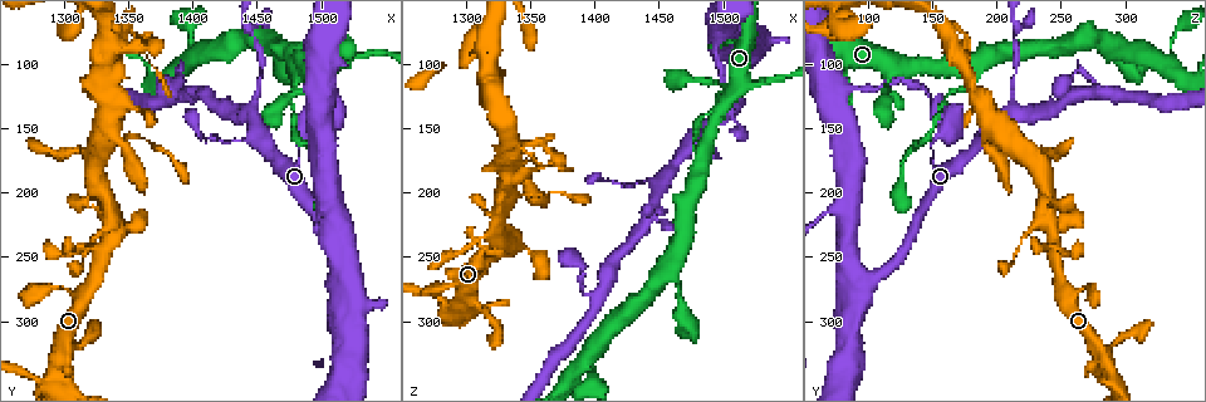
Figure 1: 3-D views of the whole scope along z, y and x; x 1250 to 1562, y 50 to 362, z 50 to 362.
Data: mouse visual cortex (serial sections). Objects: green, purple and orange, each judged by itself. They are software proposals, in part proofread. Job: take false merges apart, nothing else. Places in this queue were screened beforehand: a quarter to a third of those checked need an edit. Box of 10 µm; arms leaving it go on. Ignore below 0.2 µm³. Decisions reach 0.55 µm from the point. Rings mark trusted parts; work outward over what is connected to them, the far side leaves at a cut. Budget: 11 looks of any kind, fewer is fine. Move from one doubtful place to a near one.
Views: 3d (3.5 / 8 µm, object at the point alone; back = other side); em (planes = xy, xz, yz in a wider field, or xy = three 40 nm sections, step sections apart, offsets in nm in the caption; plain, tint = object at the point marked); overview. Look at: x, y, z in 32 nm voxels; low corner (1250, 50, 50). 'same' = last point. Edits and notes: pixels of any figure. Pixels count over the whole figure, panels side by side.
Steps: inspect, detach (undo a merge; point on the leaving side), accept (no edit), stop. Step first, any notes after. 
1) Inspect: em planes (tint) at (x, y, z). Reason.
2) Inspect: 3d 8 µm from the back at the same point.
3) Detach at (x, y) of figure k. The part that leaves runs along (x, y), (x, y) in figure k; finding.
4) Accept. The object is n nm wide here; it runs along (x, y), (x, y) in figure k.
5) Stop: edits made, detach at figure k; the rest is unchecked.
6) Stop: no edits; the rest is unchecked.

Inspect: 3d 3.5 µm at (1504, 214, 76). Sharp bend.

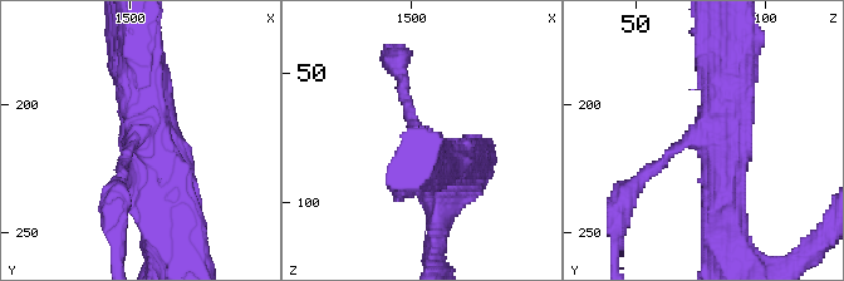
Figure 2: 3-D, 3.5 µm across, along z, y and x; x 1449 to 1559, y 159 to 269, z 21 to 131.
Inspect: em xy step 5 (tint) at (1503, 215, 76). 3 arms meet here; the arms are 150, 600, 700 nm wide; need the tissue.

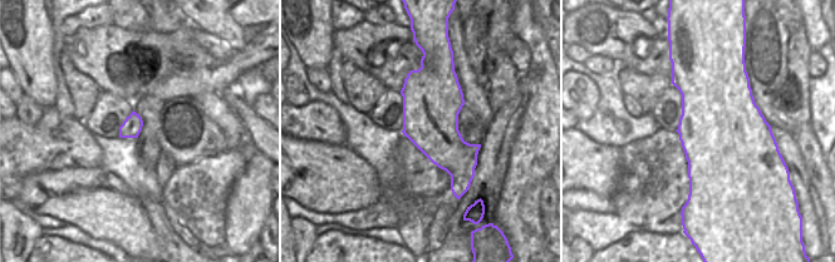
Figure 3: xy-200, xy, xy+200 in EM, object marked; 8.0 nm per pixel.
Inspect: em xy step 3 (tint) at the same point. Cut it another way.

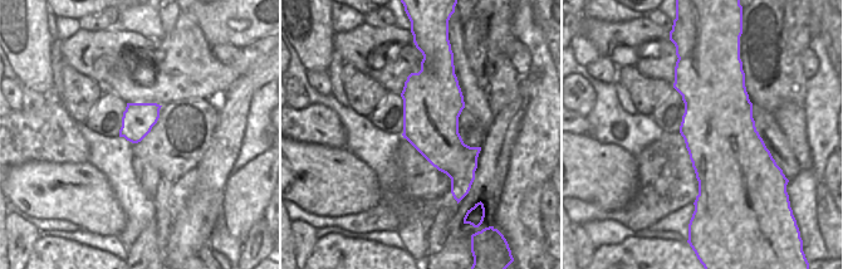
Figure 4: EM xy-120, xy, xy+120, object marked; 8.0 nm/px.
Detach at (401, 63) of figure 2. The part that leaves runs along (663, 159), (641, 180), (638, 195) in figure 2; a second cell is stuck on.

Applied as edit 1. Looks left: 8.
Inspect: 3d 3.5 µm at (1446, 136, 208). Three arms meet.

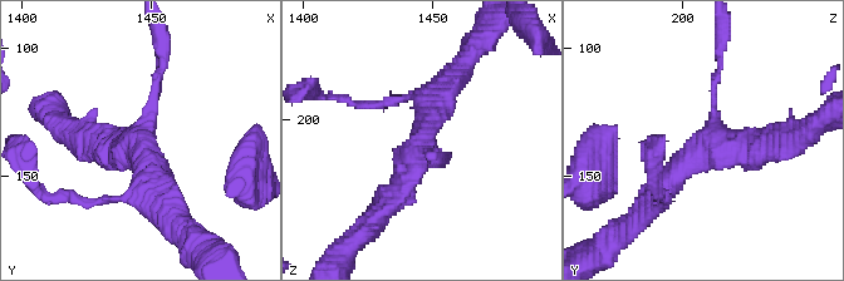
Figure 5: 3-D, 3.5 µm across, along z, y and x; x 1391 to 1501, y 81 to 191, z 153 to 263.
Inspect: em planes (plain) at (1445, 138, 210). 3 arms meet here; the arms are 100, 300, 350 nm wide; need the tissue.

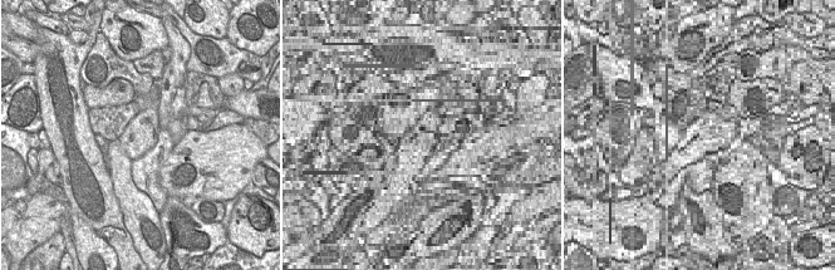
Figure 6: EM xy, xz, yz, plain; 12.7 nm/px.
Inspect: em planes (tint) at the same point.

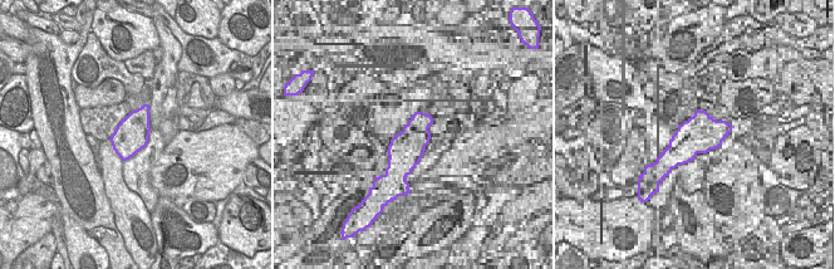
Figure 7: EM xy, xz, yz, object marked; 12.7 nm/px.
Accept. It runs along (440, 89), (402, 186), (378, 215) in figure 5; continuous, no second cell.

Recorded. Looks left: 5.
Inspect: 3d 8 µm at (1448, 80, 214). Abrupt turn.

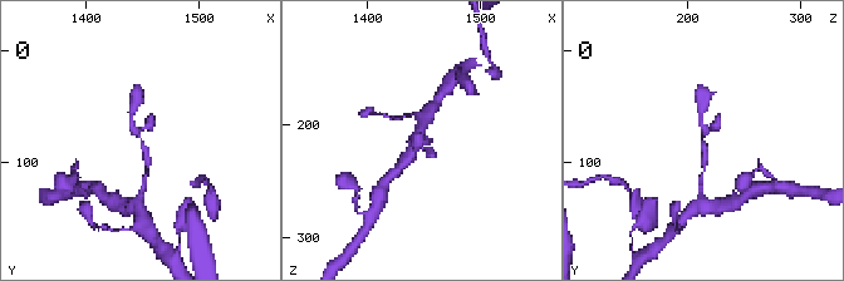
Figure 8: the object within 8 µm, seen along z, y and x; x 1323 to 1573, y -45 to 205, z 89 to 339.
Inspect: em xy step 1 (tint) at the same point. Shape alone is not enough.

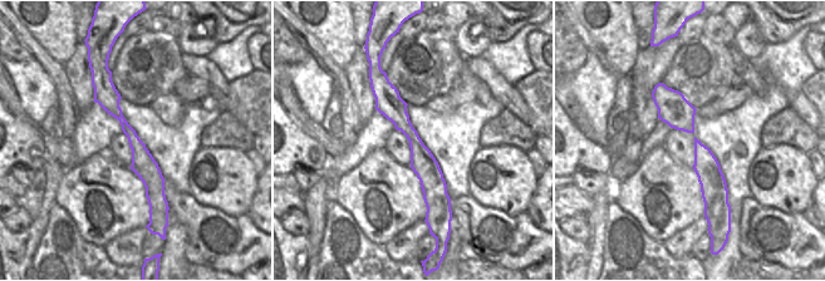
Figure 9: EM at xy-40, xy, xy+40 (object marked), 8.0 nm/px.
Accept. It runs along (702, 173), (703, 136), (719, 117) in figure 8; one cell here.

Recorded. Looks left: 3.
Inspect: 3d 3.5 µm at (1396, 70, 340).

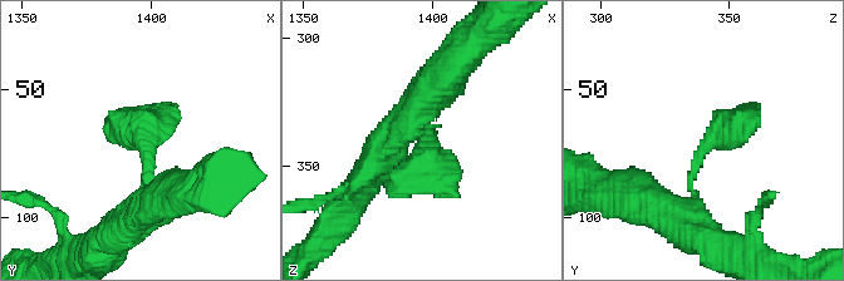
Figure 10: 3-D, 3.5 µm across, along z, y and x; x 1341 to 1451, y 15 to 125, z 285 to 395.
Inspect: em xy step 1 (tint) at (1397, 73, 342). 3 arms meet here; the arms are 150, 200, 300 nm wide.

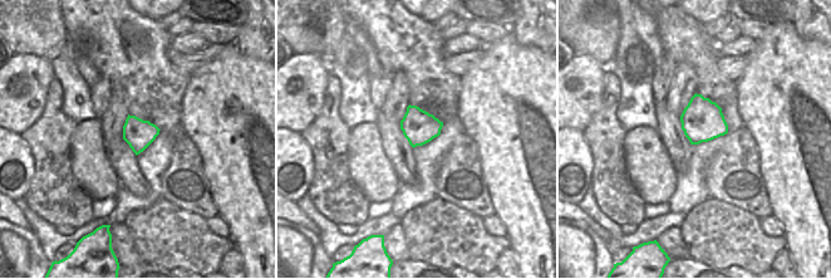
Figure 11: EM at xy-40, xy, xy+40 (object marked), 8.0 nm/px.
Accept. The object is 280 nm wide here; it runs along (678, 217), (701, 152), (759, 114) in figure 10; one cell here.

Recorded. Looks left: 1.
Stop: edits made, detach at figure 2; the rest is unchecked.

